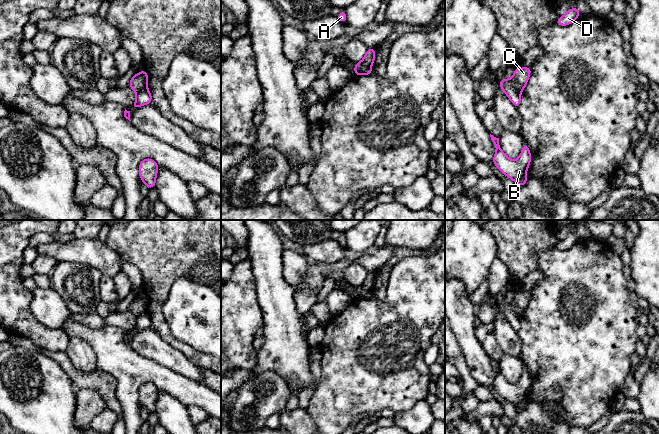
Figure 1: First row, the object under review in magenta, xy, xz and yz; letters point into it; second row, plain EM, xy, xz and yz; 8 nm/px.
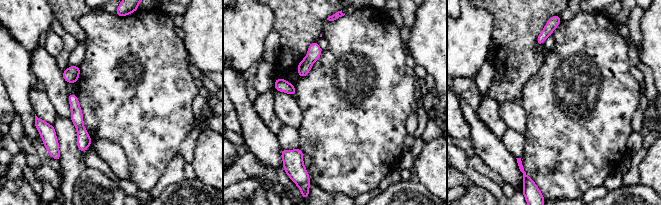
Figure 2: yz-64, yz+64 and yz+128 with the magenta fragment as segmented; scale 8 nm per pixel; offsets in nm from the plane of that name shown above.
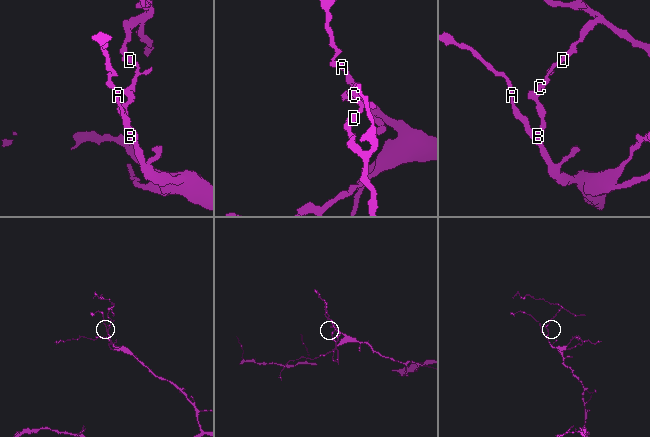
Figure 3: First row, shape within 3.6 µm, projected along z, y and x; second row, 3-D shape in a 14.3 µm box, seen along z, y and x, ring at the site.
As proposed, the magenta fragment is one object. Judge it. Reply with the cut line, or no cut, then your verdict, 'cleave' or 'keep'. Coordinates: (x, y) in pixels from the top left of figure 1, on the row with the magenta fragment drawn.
yz (509, 80), (511, 85), (520, 93) | cleave

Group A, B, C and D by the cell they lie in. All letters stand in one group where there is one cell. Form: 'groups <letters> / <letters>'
groups A B / C D

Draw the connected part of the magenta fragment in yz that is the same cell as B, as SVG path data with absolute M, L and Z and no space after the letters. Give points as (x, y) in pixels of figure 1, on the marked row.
M491 134L490 137L493 144L496 147L496 152L493 157L494 165L504 175L512 179L516 184L520 185L522 188L527 182L527 168L531 163L531 154L529 146L526 143L524 143L519 158L517 160L511 160L501 150L499 138L496 138Z

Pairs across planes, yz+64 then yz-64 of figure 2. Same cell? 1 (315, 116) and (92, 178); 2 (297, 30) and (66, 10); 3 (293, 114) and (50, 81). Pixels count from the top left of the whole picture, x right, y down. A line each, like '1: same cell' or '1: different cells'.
1: different cells
2: same cell
3: same cell

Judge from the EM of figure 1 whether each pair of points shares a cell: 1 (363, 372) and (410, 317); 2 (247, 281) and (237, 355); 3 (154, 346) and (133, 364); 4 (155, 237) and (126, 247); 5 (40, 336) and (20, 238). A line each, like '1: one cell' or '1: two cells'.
1: one cell
2: one cell
3: two cells
4: one cell
5: one cell

